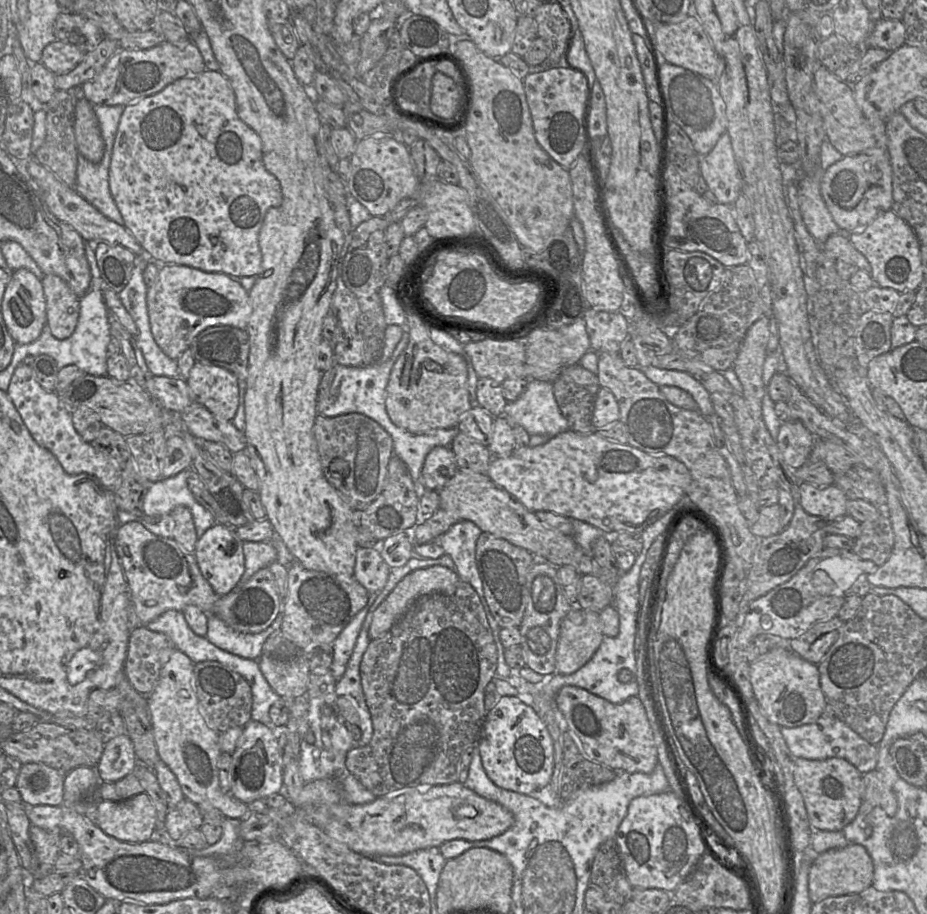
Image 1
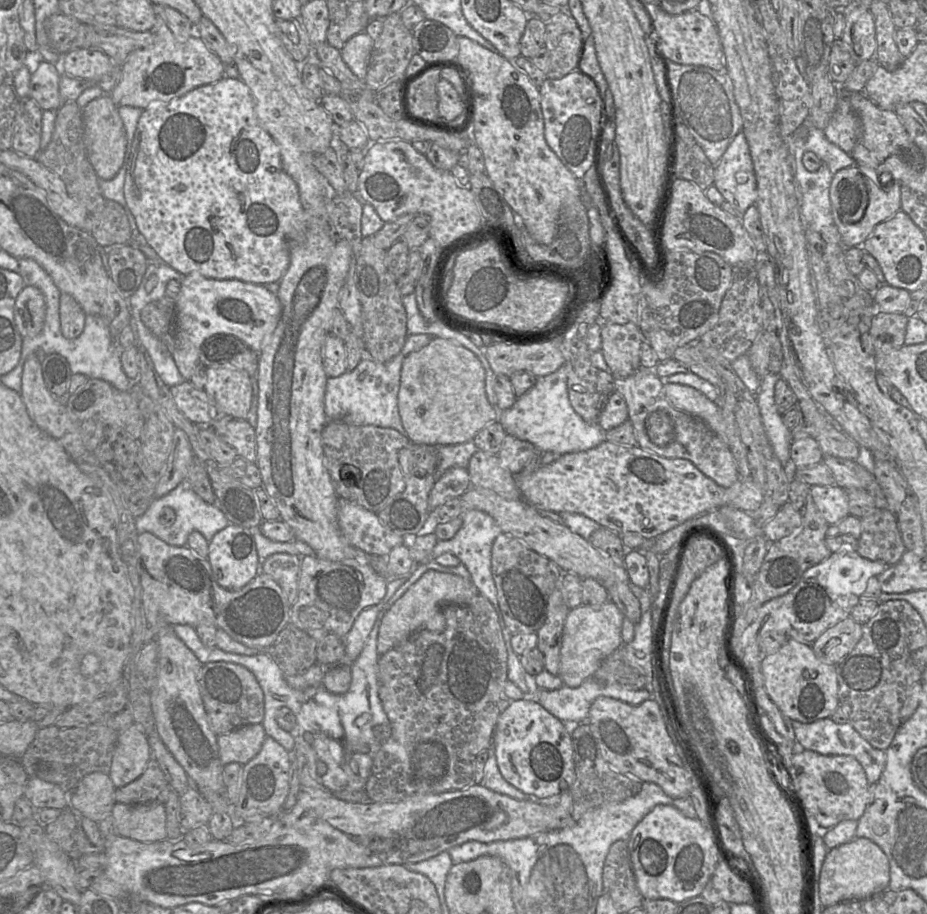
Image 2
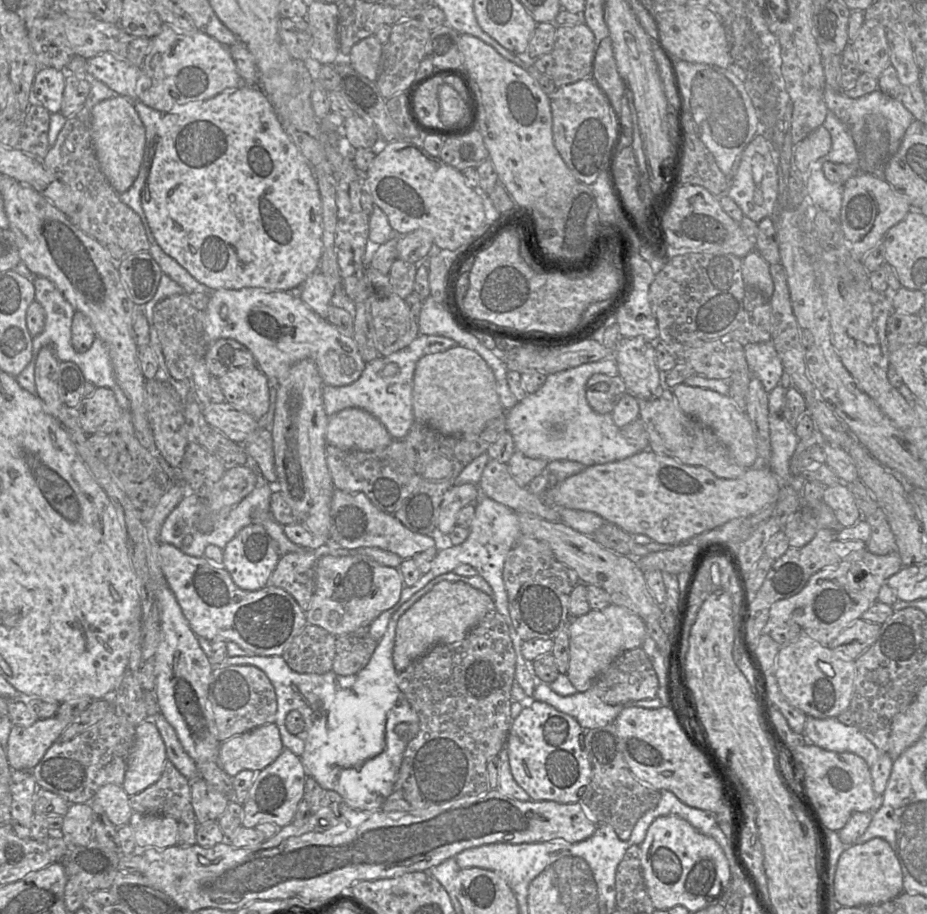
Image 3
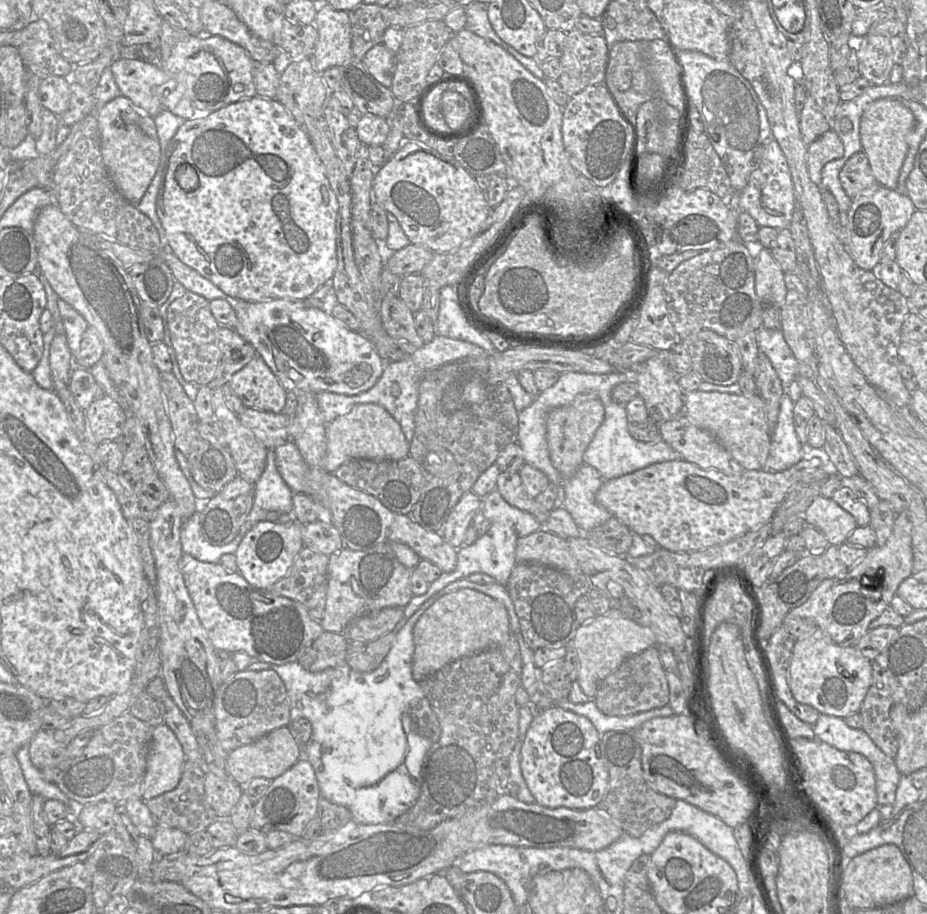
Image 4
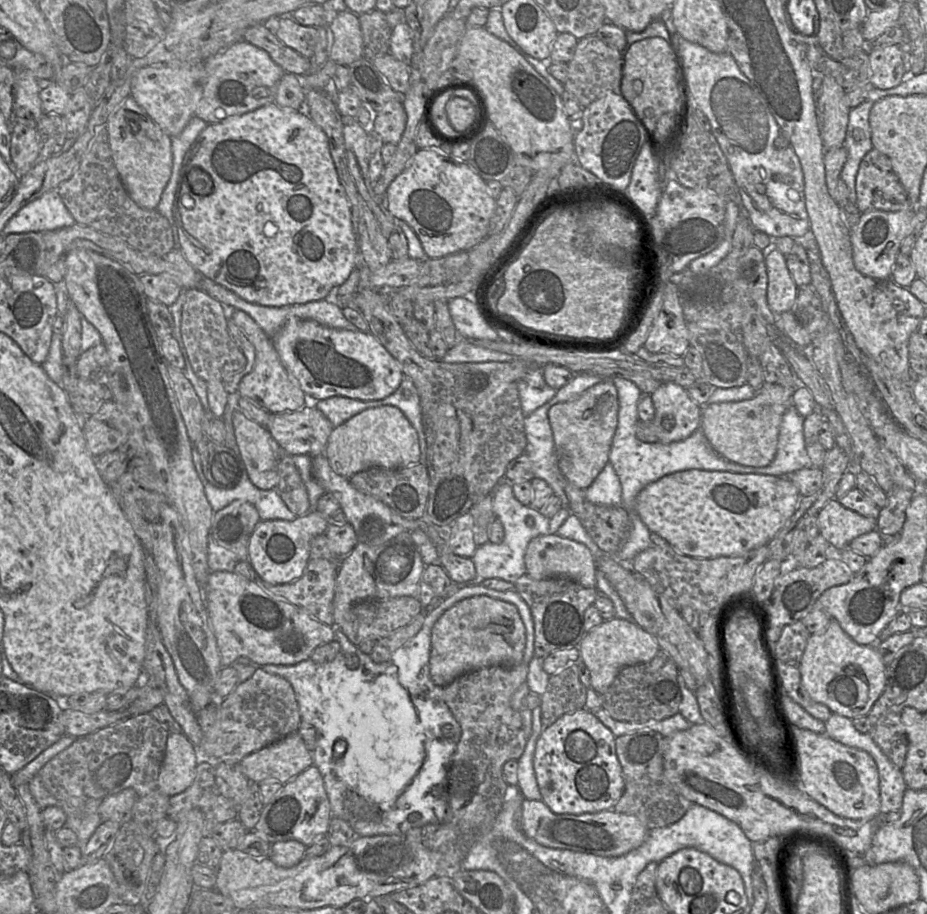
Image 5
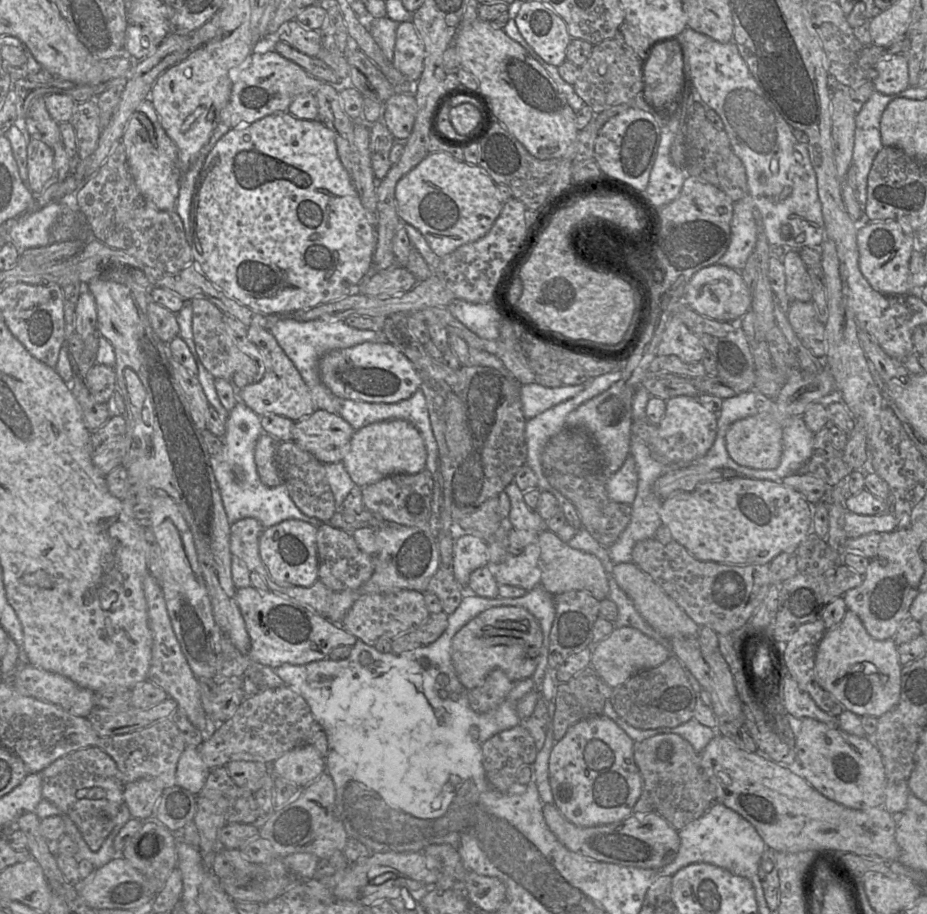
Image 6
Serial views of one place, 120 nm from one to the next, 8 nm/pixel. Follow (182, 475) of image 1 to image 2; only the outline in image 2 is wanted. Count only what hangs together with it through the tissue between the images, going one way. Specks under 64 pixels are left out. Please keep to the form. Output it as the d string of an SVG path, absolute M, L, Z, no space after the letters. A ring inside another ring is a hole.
M185 481L165 496L153 500L147 511L135 520L138 533L150 532L165 543L173 546L185 546L192 531L200 532L209 542L217 532L229 524L229 521L215 504L206 503ZM164 508L171 508L175 512L175 519L169 526L164 525L160 520Z

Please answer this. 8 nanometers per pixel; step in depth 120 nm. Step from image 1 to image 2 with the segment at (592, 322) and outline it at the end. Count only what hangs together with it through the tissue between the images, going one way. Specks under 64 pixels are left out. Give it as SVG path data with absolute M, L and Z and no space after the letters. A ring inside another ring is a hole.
M605 323L601 327L601 352L615 378L625 378L640 368L640 352L643 342L647 342L636 324Z

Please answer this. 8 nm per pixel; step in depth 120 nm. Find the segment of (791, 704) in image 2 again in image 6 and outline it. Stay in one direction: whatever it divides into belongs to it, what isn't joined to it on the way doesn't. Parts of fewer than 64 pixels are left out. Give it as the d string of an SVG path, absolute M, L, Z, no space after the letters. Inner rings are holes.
M847 611L842 621L827 629L815 655L814 674L819 685L843 706L858 716L880 717L899 701L901 669L897 644L892 639L876 640L863 626L860 618Z

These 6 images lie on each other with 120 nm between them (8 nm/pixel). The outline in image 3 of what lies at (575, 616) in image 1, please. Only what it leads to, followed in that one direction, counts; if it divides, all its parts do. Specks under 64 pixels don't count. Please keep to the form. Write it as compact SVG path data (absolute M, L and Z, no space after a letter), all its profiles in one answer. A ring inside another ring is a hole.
M610 604L602 610L590 610L587 614L572 617L569 629L569 666L566 672L576 691L591 689L596 677L620 654L640 648L647 633L644 621L625 607Z

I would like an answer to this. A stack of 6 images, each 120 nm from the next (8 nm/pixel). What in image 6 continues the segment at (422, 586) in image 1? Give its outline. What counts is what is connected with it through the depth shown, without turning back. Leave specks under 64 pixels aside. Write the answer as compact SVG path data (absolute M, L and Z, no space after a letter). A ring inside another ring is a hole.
M495 606L483 611L464 625L451 643L453 666L467 690L480 686L493 670L503 671L511 681L531 678L547 651L548 640L544 639L537 619L516 606Z

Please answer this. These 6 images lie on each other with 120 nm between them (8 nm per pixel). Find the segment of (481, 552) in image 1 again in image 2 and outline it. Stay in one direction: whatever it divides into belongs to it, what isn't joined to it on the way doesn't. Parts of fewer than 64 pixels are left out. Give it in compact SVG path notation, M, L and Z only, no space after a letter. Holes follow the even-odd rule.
M503 533L497 536L492 546L491 571L496 585L501 616L511 635L536 633L547 619L552 592L555 588L560 588L562 591L565 571L553 561L528 548L521 540Z

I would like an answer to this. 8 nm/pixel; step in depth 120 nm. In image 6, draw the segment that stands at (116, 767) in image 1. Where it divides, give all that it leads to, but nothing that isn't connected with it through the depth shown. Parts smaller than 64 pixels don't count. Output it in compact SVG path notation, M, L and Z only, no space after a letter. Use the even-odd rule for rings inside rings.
M187 746L177 764L176 785L197 795L205 785L210 770L197 748Z

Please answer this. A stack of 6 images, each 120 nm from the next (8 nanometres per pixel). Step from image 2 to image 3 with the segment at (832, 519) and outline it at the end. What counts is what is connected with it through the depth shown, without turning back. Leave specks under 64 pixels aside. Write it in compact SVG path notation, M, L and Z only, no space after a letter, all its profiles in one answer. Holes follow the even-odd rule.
M845 485L827 486L822 501L831 508L840 527L853 526L863 518Z

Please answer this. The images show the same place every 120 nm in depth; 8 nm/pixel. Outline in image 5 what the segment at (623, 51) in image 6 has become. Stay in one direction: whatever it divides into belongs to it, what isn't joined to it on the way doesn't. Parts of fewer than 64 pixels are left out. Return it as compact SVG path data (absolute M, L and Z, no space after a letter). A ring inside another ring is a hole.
M596 36L578 39L574 56L567 66L568 73L564 88L575 97L582 108L607 94L620 94L623 52L610 47Z

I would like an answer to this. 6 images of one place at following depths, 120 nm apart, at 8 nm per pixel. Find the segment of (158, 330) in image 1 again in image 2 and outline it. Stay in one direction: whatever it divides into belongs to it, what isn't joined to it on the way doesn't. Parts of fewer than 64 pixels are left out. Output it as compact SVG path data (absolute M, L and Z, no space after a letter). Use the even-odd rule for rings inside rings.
M198 273L185 275L175 299L175 344L171 356L186 381L199 362L203 342L214 334L237 337L258 353L263 341L276 328L281 315L281 303L272 287L240 280L218 280Z

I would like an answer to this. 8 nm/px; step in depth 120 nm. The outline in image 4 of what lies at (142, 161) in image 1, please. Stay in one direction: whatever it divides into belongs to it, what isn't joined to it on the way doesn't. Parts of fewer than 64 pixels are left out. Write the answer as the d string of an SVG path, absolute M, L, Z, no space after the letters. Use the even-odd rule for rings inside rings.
M254 96L231 103L208 115L186 120L170 141L165 155L164 179L157 199L157 216L165 231L167 247L180 261L210 280L225 294L248 302L275 299L304 301L331 280L337 268L336 218L338 201L325 174L324 166L307 133L284 105L272 98Z

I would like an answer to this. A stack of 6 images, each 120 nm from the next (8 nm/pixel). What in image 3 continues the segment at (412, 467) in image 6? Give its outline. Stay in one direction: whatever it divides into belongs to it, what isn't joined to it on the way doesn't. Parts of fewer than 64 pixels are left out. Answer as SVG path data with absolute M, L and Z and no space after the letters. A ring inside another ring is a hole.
M348 407L329 417L327 444L340 449L372 451L387 446L392 440L386 427L361 408Z

